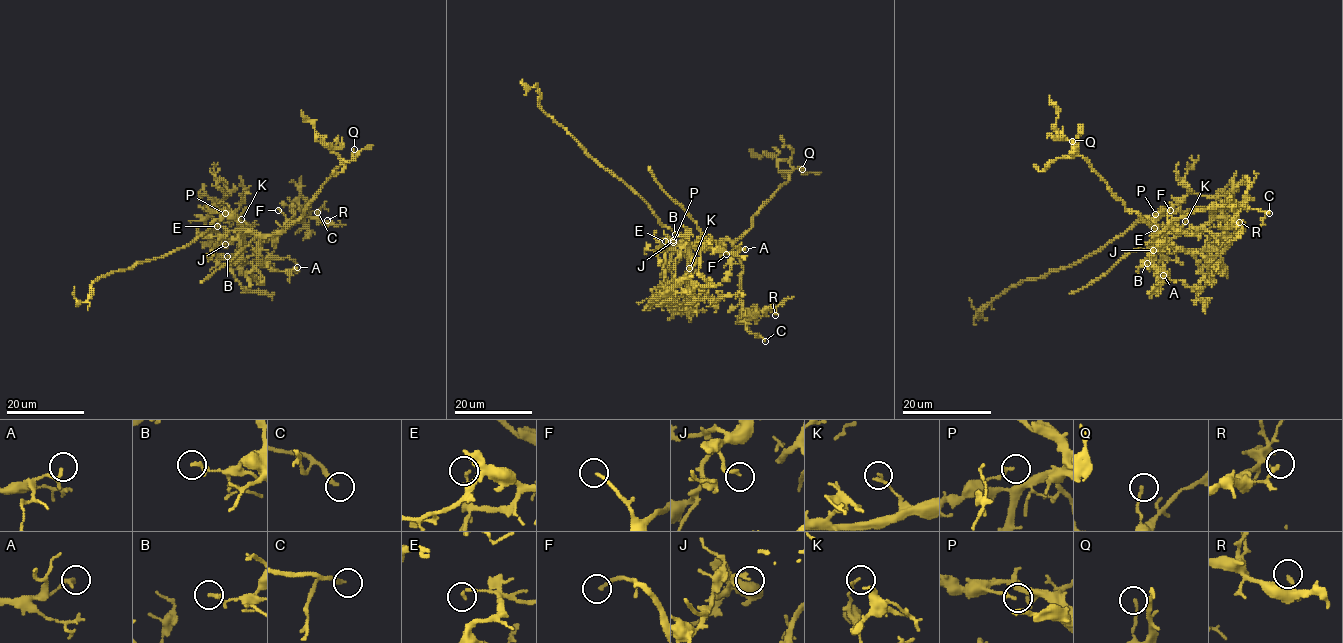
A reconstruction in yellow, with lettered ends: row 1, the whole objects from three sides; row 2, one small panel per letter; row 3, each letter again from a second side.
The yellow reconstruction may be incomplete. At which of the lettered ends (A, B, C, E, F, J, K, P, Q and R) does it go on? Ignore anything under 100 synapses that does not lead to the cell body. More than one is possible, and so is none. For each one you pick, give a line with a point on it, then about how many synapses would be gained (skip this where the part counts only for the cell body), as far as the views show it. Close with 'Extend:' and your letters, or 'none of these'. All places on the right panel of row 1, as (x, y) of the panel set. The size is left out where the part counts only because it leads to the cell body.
C: Place: (1269, 213)
Extend: C

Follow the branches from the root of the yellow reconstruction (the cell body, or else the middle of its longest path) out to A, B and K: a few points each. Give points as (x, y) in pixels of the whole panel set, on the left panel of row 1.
A: (228, 217), (234, 217), (259, 237), (259, 258), (272, 270), (291, 271), (297, 267)
B: (228, 217), (234, 217), (241, 228), (238, 237), (241, 252), (234, 257), (227, 256)
K: (228, 217), (234, 217), (240, 230), (241, 219)

